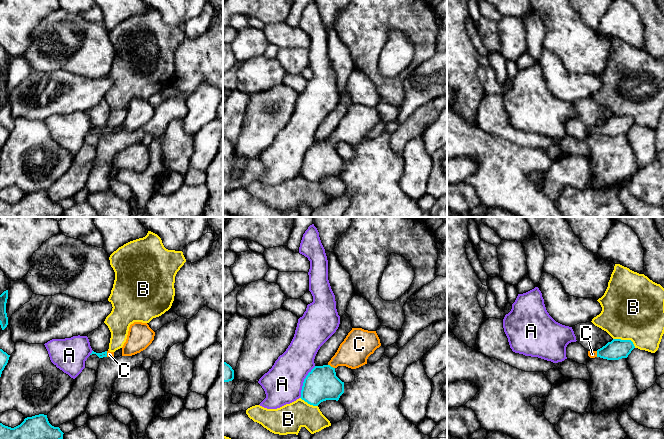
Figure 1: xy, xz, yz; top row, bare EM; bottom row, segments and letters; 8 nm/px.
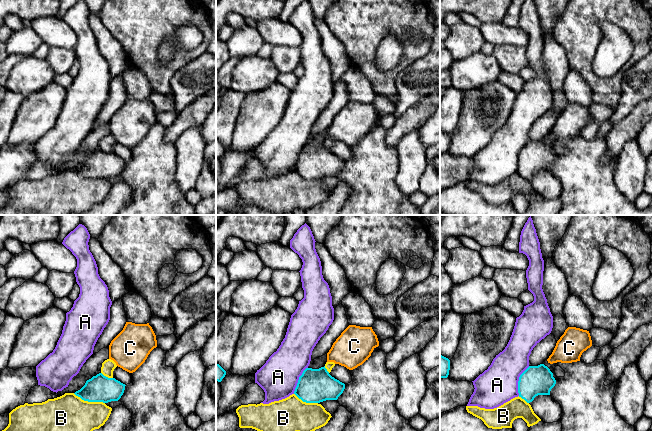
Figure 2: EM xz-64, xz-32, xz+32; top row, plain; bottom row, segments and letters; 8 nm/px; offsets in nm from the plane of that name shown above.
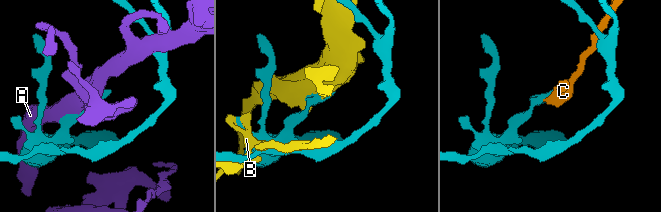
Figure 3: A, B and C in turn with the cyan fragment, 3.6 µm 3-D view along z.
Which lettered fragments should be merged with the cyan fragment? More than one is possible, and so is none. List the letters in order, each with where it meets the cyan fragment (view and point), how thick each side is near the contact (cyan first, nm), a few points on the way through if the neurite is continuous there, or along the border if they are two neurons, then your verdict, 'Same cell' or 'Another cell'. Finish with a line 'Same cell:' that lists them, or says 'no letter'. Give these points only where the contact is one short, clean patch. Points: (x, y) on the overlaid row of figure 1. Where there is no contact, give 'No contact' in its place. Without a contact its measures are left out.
A: Touches cyan at xz (303, 382). Thickness 260 nm (cyan) against 300 nm. Another cell
B: Touches cyan at yz (625, 340). Thickness 160 nm (cyan) against 480 nm. Another cell
C: Touches cyan at xz (330, 366). Thickness 260 nm (cyan) against 240 nm. Path across: xz (321, 384), (330, 366), (336, 360), (353, 352). Same cell
Same cell: C

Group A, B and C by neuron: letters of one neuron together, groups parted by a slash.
A / B / C

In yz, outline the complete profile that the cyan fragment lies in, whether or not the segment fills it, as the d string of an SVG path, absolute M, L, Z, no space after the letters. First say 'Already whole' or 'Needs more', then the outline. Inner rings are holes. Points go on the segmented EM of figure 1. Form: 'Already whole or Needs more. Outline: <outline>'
Needs more. Outline: M613 339L597 351L588 351L590 358L600 357L607 360L627 358L635 348L631 340Z

